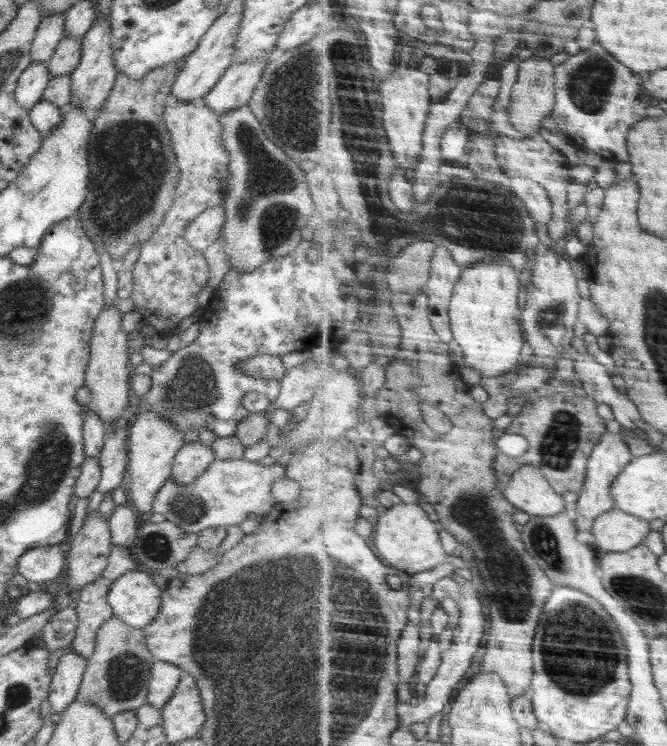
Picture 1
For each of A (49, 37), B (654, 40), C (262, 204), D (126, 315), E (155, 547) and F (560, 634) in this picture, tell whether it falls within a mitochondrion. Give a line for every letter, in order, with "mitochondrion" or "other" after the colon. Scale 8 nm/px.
A: other
B: other
C: mitochondrion
D: other
E: mitochondrion
F: mitochondrion

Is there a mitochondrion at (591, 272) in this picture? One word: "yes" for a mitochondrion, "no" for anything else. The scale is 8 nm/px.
no

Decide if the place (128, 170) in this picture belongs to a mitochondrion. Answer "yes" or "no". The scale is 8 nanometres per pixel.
yes

